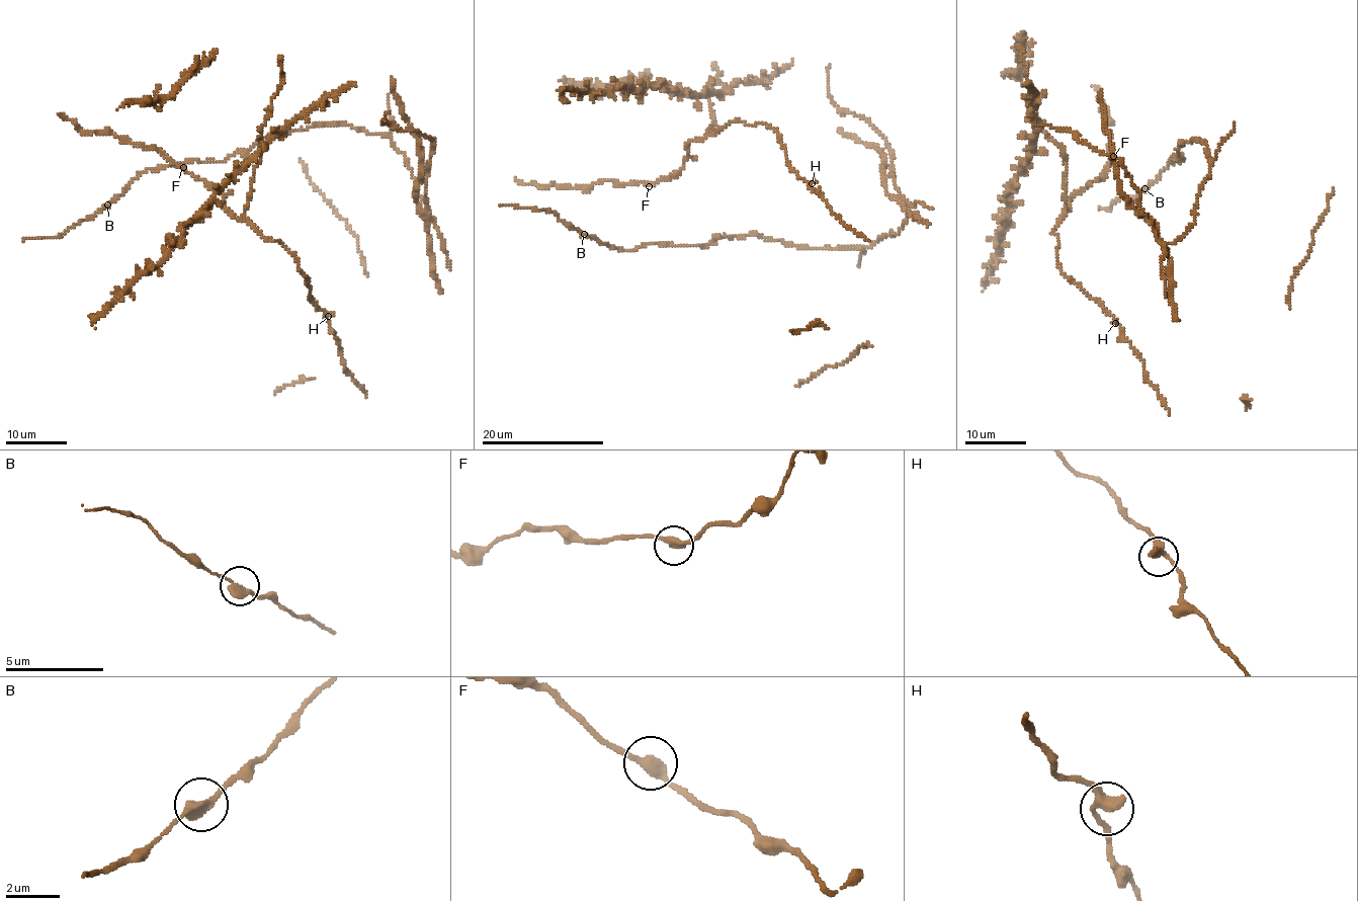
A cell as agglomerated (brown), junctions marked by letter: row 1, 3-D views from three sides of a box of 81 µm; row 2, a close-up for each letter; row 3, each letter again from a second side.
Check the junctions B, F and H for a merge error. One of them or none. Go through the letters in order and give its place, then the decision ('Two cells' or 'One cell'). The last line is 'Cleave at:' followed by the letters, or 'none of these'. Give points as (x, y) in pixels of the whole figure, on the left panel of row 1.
B: Place: (107, 205). One cell
F: Place: (183, 167). One cell
H: Place: (328, 316). One cell
Cleave at: none of these

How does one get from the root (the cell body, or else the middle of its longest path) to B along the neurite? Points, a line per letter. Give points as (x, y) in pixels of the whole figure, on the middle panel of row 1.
B: (844, 111), (886, 142), (908, 206), (904, 228), (870, 247), (798, 248), (754, 234), (622, 250), (584, 233)

